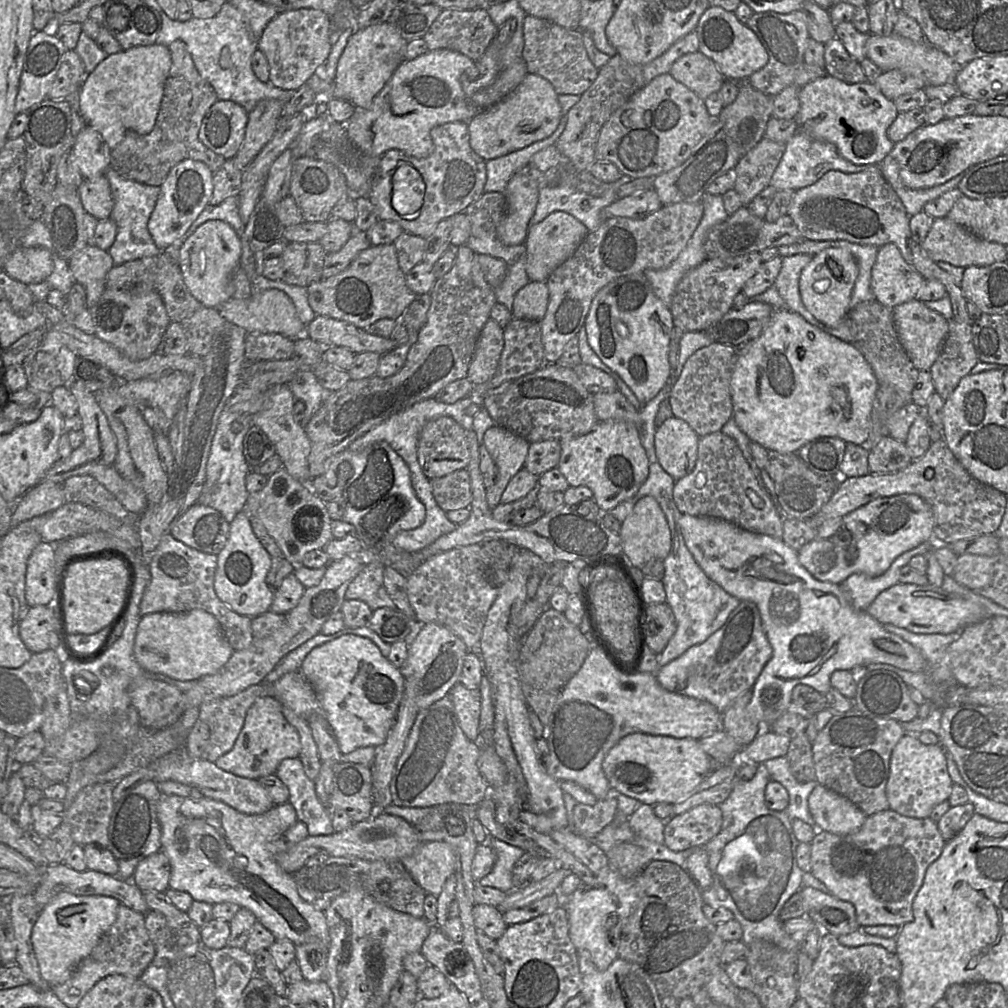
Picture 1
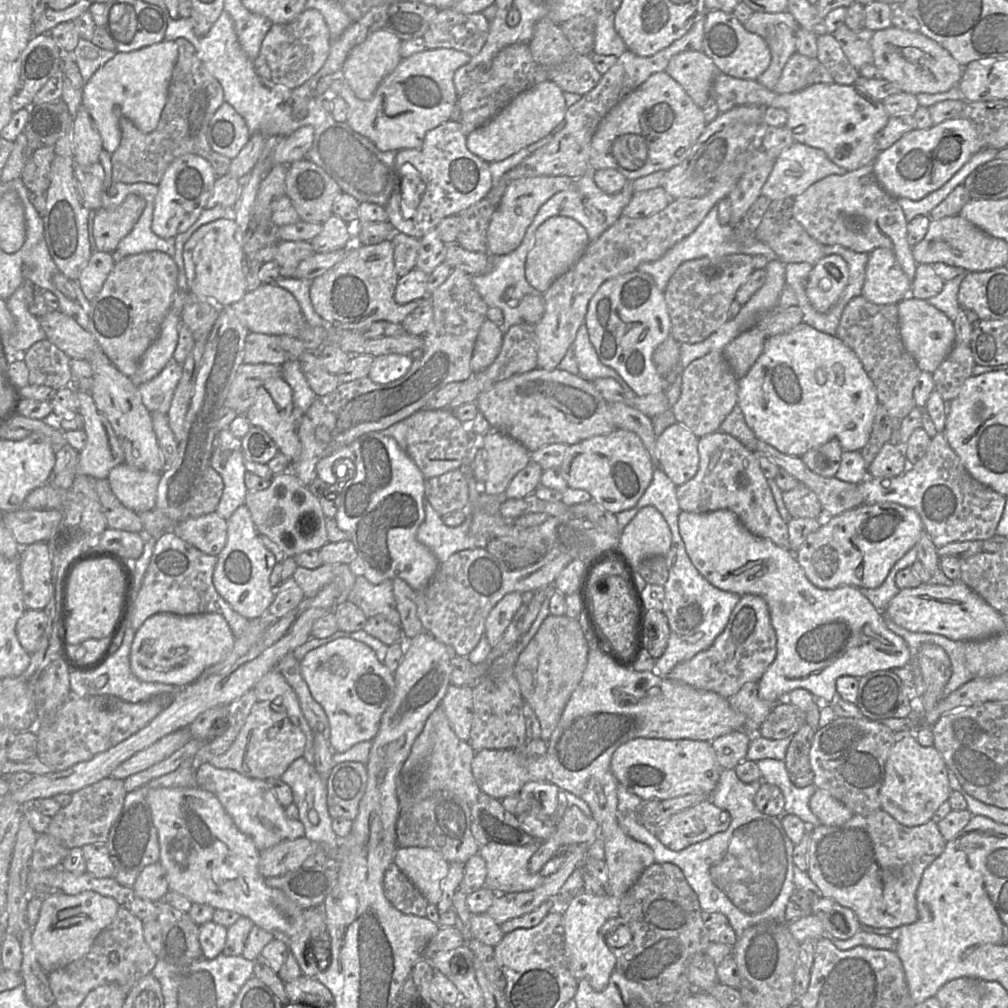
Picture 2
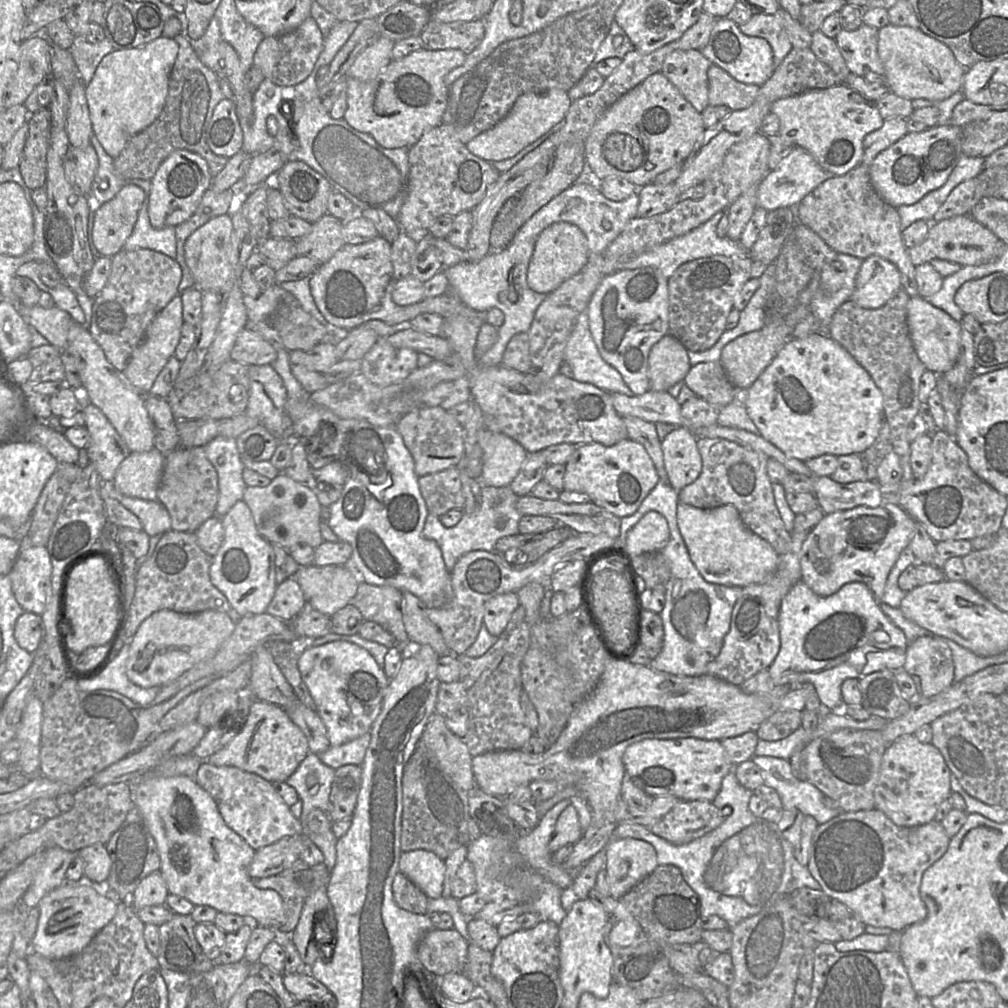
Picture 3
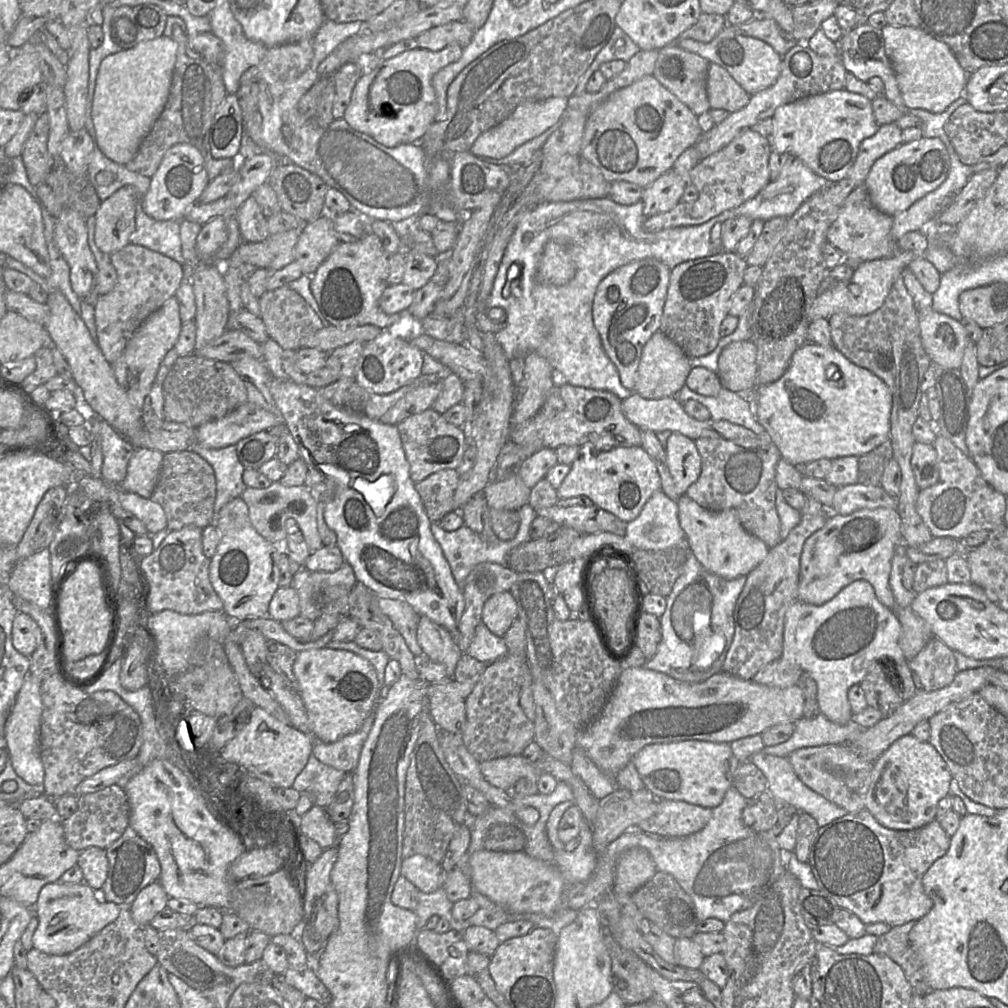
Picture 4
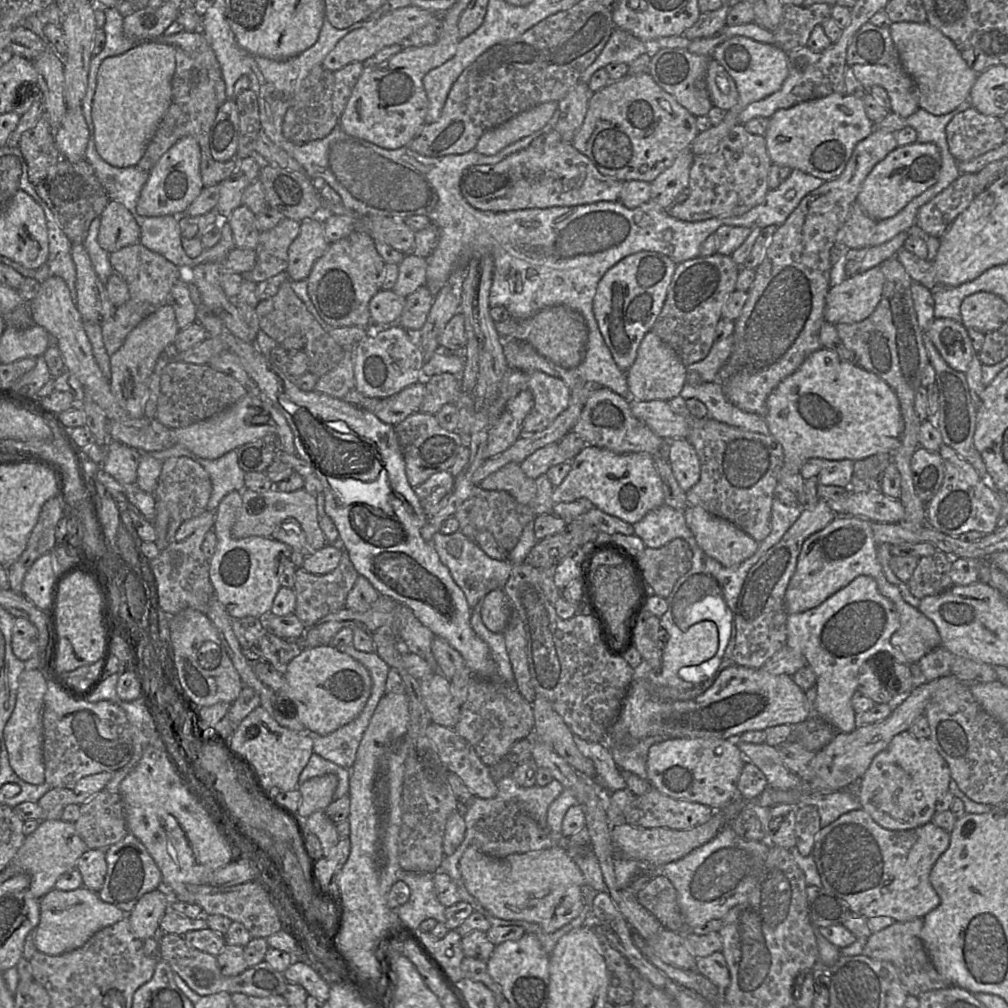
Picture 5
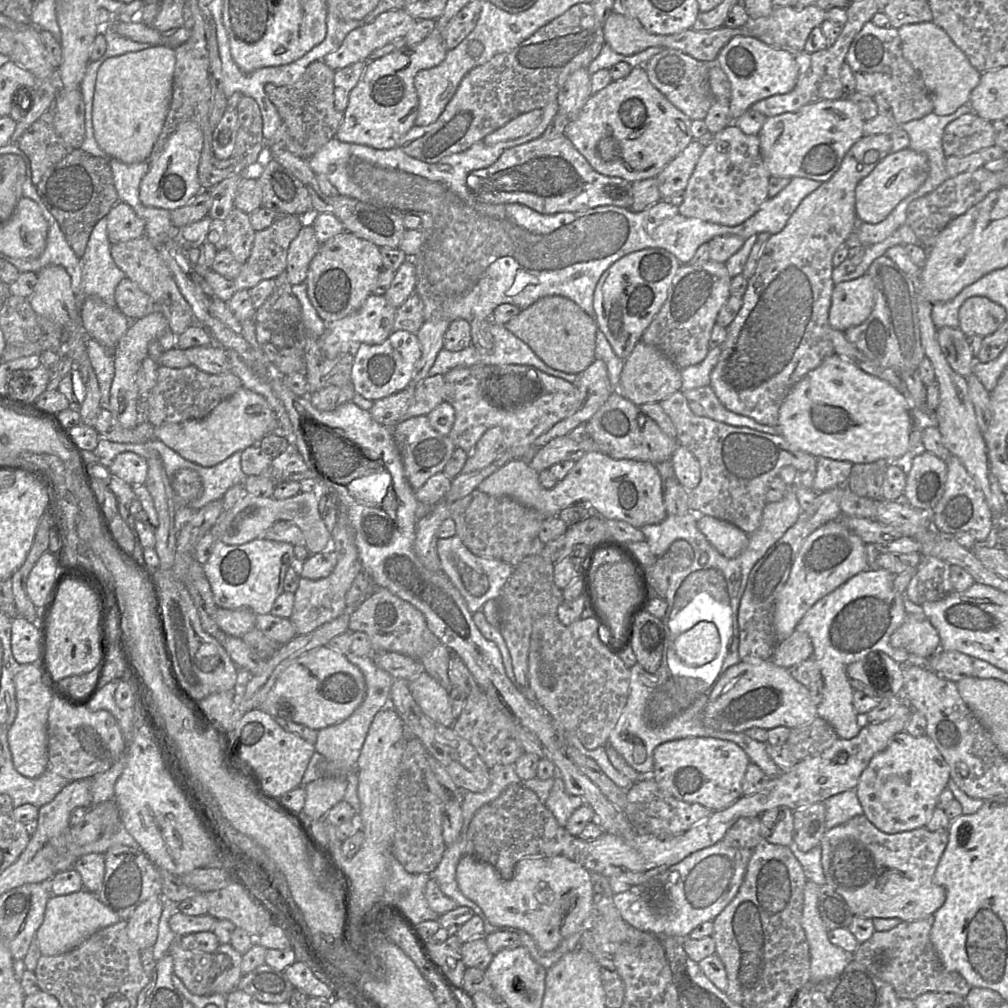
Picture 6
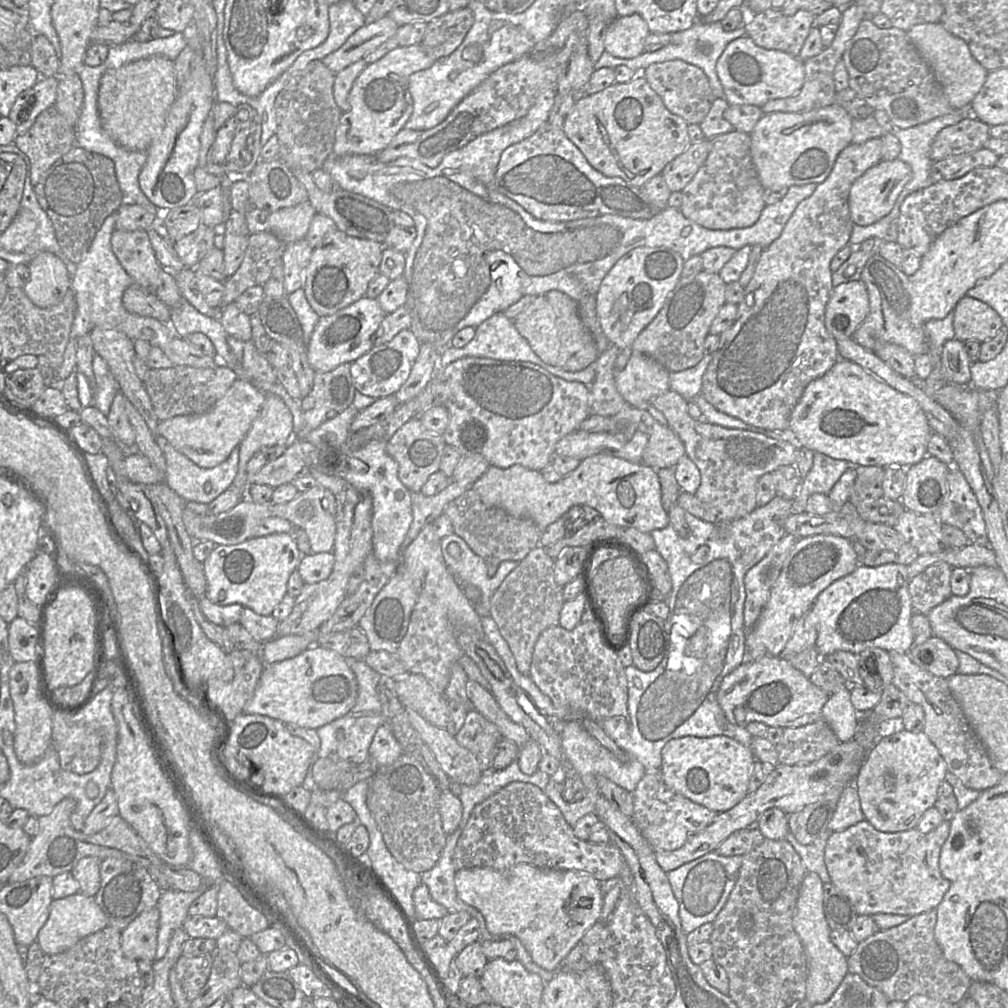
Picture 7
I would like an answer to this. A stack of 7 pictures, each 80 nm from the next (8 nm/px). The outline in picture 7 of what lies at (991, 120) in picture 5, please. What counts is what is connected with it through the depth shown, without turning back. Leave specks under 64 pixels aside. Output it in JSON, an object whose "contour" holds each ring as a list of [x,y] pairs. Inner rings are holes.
{"contour":[[[973,115],[964,117],[958,123],[940,130],[932,142],[930,158],[935,162],[984,148],[990,138],[989,129],[988,124]]]}

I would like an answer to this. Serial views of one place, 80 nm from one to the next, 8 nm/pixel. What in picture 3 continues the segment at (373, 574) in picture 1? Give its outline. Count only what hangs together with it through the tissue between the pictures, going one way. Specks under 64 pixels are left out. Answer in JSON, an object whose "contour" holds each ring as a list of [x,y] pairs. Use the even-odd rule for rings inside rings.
{"contour":[[[360,580],[357,592],[351,603],[358,608],[365,621],[374,621],[385,628],[395,639],[397,645],[407,645],[409,637],[403,622],[401,610],[402,592],[393,586],[376,586]]]}

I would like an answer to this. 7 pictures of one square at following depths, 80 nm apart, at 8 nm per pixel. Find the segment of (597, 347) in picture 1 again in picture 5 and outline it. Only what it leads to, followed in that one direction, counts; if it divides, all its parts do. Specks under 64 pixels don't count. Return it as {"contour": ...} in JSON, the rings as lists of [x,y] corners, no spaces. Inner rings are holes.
{"contour":[[[641,251],[619,261],[598,283],[593,300],[594,317],[615,363],[625,373],[634,363],[643,337],[662,310],[676,265],[664,254]]]}

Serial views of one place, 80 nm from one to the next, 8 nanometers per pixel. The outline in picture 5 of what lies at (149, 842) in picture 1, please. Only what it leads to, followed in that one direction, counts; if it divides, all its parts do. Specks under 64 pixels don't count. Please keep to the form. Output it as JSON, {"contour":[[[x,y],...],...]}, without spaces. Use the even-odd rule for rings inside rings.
{"contour":[[[130,832],[104,850],[107,871],[99,898],[129,914],[146,893],[162,887],[162,875],[145,846]]]}

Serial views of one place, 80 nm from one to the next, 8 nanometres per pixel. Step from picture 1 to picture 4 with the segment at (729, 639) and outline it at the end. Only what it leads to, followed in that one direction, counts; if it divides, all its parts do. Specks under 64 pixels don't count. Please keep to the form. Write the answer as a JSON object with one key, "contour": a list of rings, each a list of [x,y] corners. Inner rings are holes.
{"contour":[[[827,511],[817,515],[803,515],[798,525],[790,531],[788,536],[778,545],[770,548],[765,559],[747,575],[746,583],[734,608],[734,635],[722,665],[723,672],[740,679],[749,680],[762,667],[781,657],[785,614],[797,600],[800,557],[803,545],[809,536],[825,525],[828,517]]]}

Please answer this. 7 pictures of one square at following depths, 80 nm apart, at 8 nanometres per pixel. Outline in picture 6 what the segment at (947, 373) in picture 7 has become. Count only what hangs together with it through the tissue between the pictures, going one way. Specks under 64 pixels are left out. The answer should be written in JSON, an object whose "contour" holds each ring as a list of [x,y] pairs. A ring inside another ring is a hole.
{"contour":[[[942,327],[937,329],[937,340],[951,368],[968,378],[976,357],[967,342],[967,336],[959,327]]]}

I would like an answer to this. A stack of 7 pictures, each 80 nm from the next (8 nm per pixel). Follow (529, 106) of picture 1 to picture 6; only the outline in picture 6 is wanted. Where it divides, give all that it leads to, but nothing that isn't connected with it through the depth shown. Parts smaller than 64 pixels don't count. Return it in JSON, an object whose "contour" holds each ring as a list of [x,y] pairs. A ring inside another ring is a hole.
{"contour":[[[535,109],[518,115],[502,127],[491,132],[483,138],[487,146],[495,145],[502,141],[517,139],[530,133],[540,122],[542,109]]]}

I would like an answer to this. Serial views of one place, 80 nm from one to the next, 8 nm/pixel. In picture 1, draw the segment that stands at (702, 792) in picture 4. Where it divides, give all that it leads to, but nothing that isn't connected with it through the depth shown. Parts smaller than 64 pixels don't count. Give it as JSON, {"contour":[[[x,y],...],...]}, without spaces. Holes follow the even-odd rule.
{"contour":[[[632,733],[606,754],[602,769],[612,790],[642,804],[674,804],[694,791],[714,770],[714,761],[694,738]]]}

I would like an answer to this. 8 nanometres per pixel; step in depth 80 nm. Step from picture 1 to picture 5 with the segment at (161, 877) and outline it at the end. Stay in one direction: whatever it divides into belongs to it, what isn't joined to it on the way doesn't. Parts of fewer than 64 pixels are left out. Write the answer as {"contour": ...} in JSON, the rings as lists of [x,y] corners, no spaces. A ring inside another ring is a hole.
{"contour":[[[162,887],[144,894],[138,900],[130,913],[127,914],[132,933],[142,941],[152,937],[158,939],[158,936],[161,934],[159,930],[159,923],[161,918],[169,908],[169,904],[170,897]]]}

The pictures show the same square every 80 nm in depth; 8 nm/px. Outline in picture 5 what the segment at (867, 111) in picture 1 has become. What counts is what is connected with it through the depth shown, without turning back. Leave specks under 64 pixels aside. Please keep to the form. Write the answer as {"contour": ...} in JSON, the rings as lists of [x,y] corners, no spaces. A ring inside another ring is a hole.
{"contour":[[[714,59],[708,64],[706,85],[713,106],[728,111],[738,103],[739,93],[734,80]],[[833,93],[777,110],[769,118],[764,138],[772,163],[829,181],[843,172],[856,144],[873,129],[861,96]]]}

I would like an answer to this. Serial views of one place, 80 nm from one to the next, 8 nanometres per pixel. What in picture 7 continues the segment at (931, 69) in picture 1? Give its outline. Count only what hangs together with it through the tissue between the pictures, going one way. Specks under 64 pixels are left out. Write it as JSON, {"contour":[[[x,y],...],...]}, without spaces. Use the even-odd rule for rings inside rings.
{"contour":[[[940,22],[918,24],[906,33],[919,54],[929,64],[950,105],[955,109],[970,106],[983,86],[988,71],[973,57],[965,41],[948,32]]]}

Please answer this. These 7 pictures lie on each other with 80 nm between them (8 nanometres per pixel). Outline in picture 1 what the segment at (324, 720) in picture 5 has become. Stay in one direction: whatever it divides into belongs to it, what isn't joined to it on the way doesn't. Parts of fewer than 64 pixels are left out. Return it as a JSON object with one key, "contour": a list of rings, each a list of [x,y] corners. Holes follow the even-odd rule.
{"contour":[[[343,635],[313,648],[305,657],[300,672],[314,688],[342,754],[349,754],[360,747],[378,747],[385,743],[404,695],[405,679],[400,669],[382,655],[374,642],[362,636]]]}

